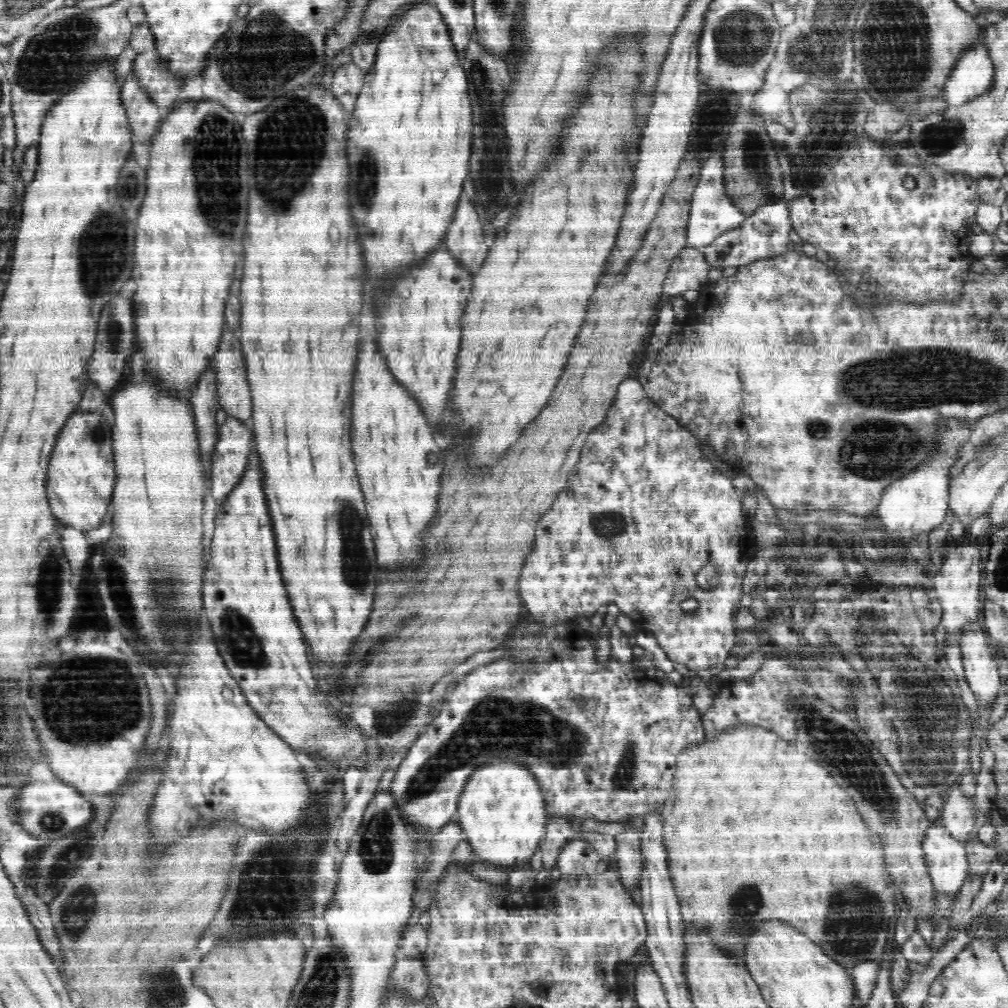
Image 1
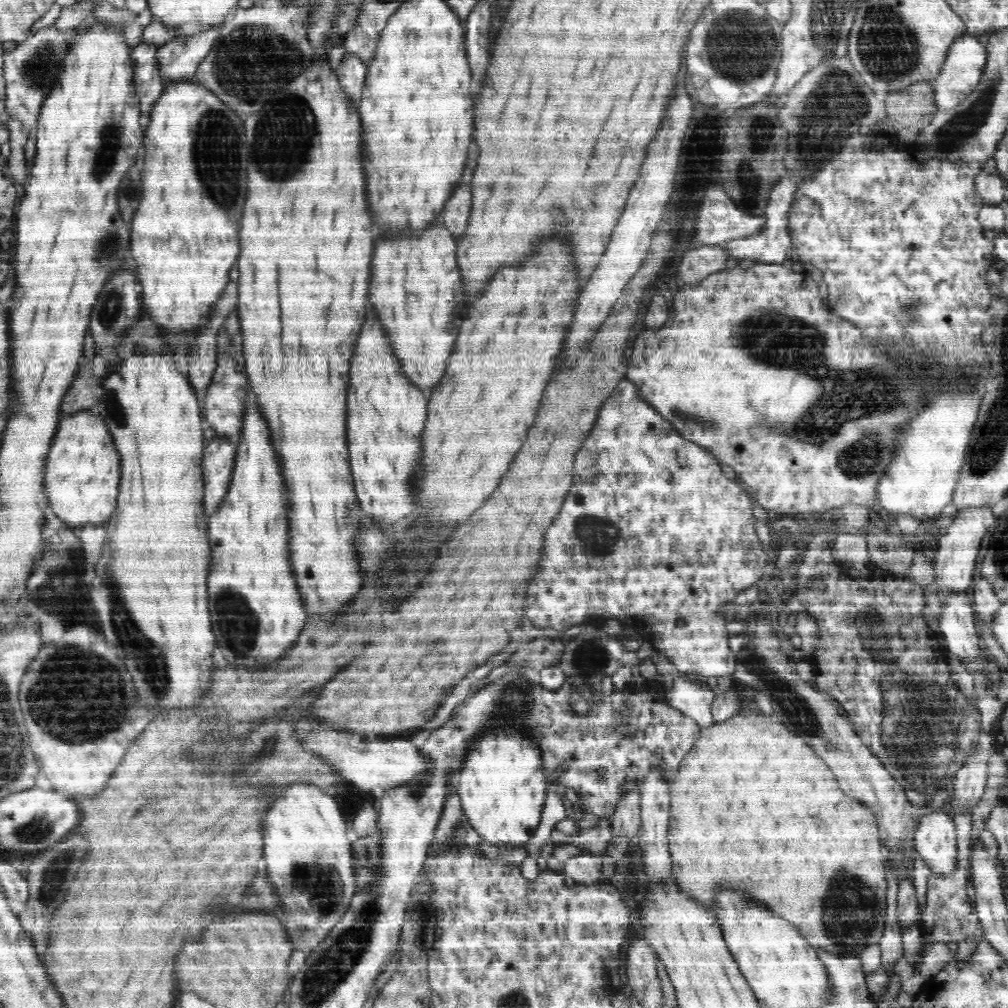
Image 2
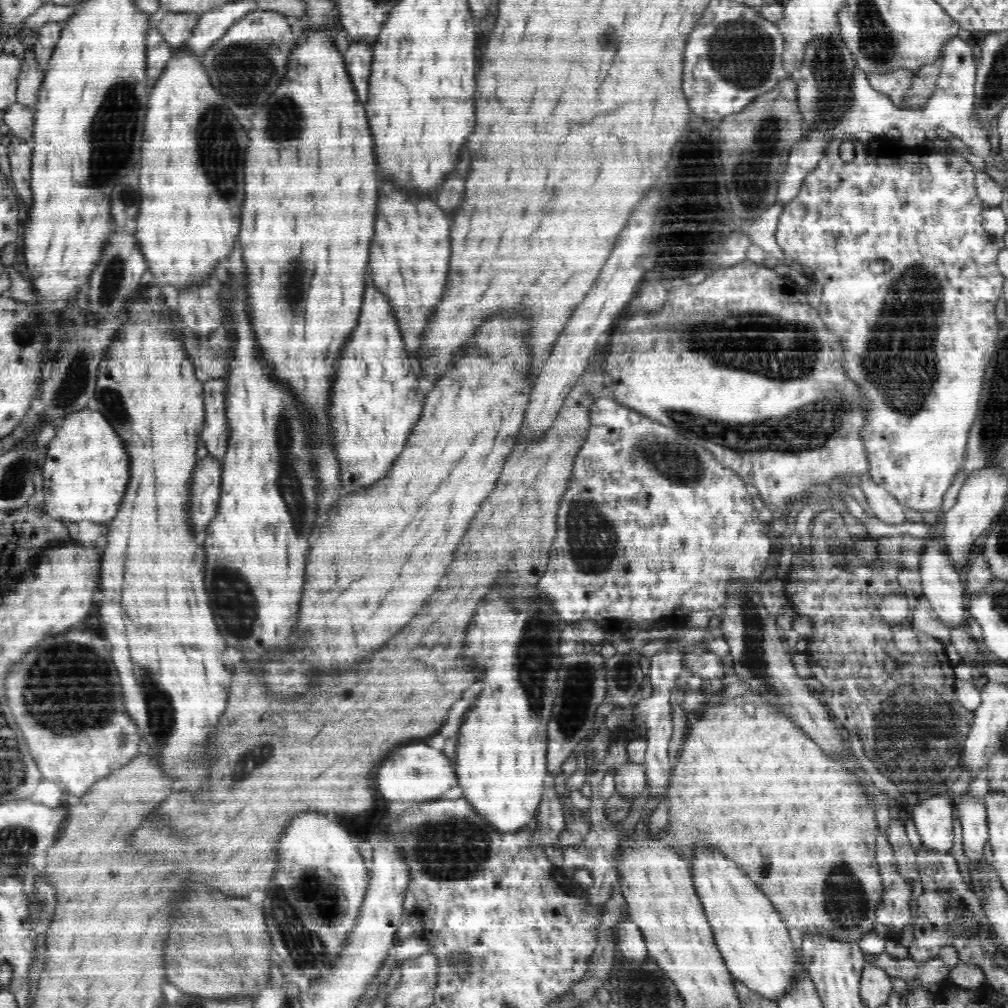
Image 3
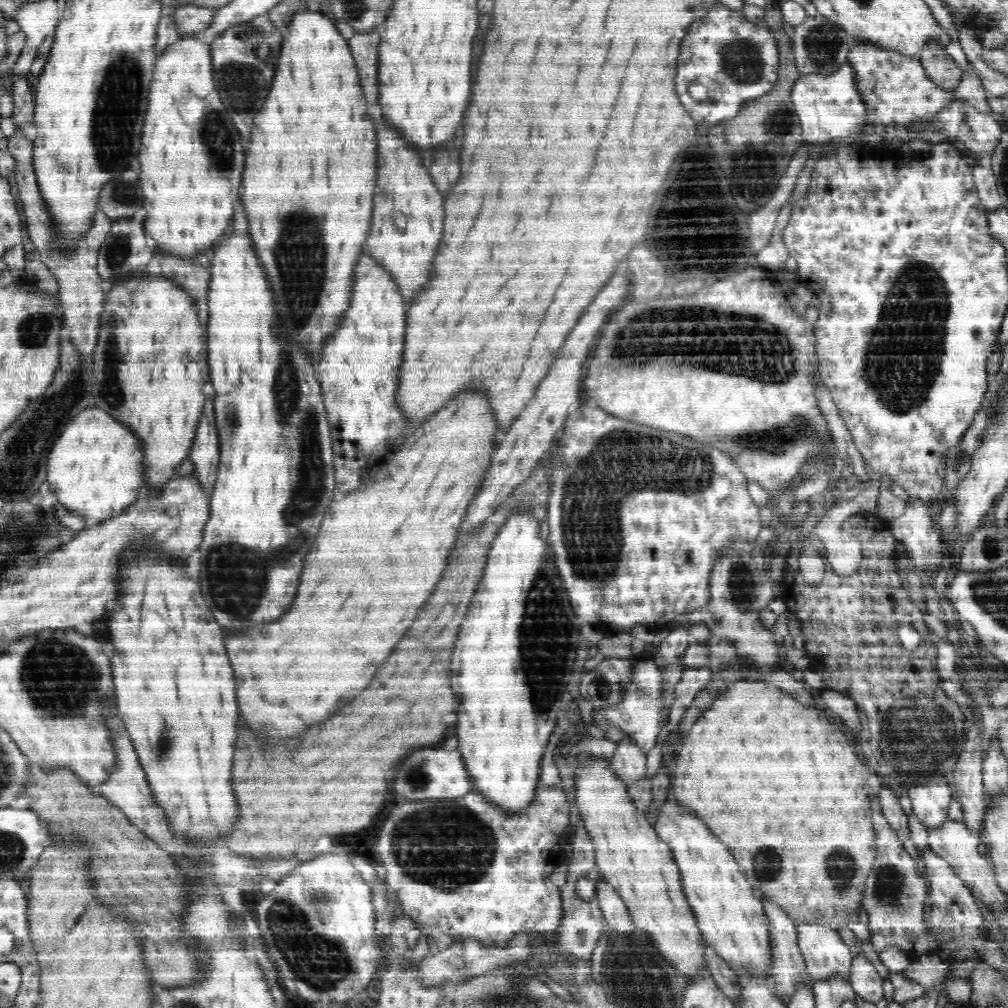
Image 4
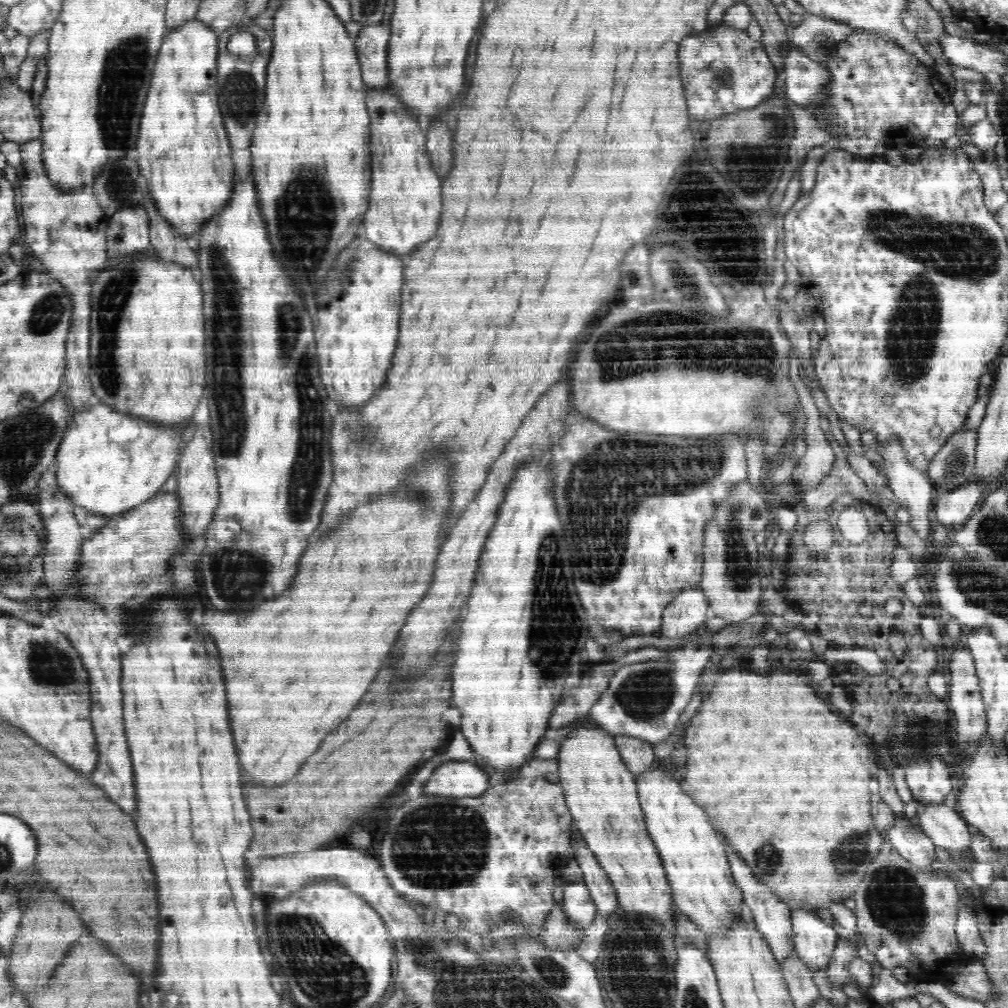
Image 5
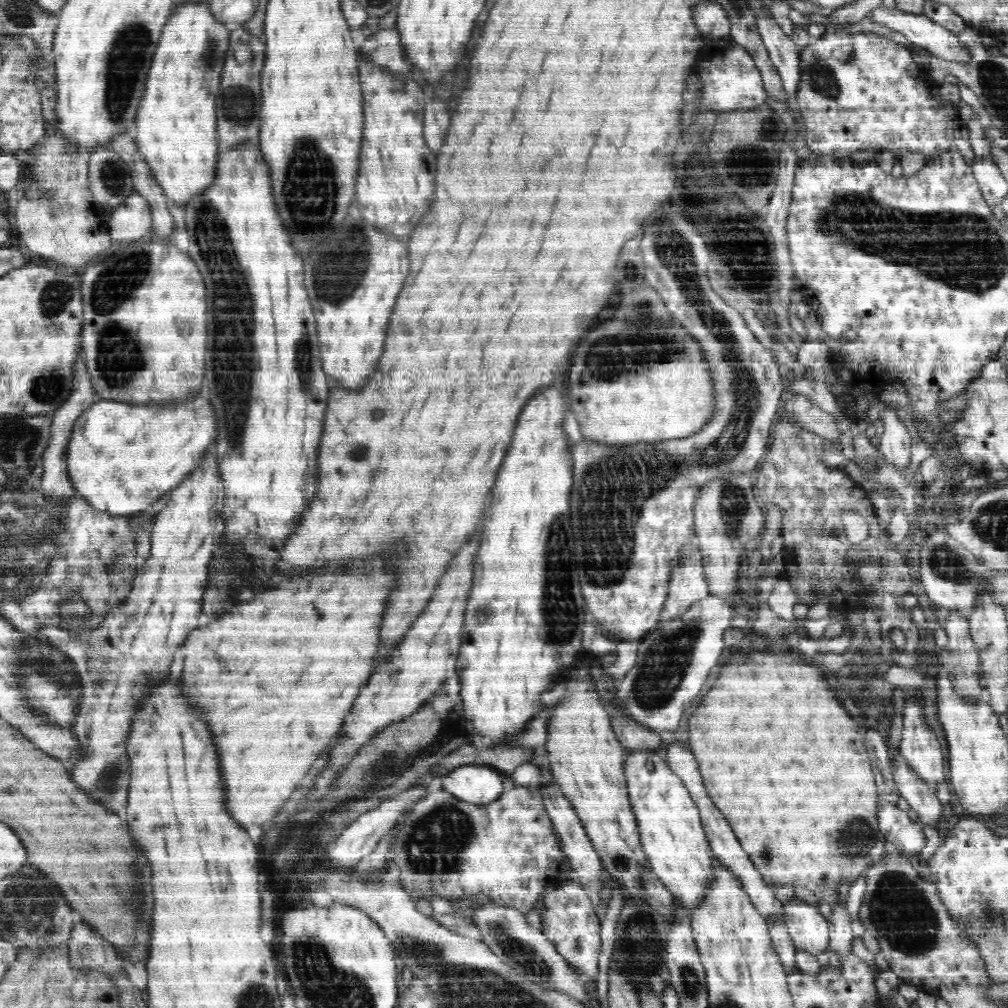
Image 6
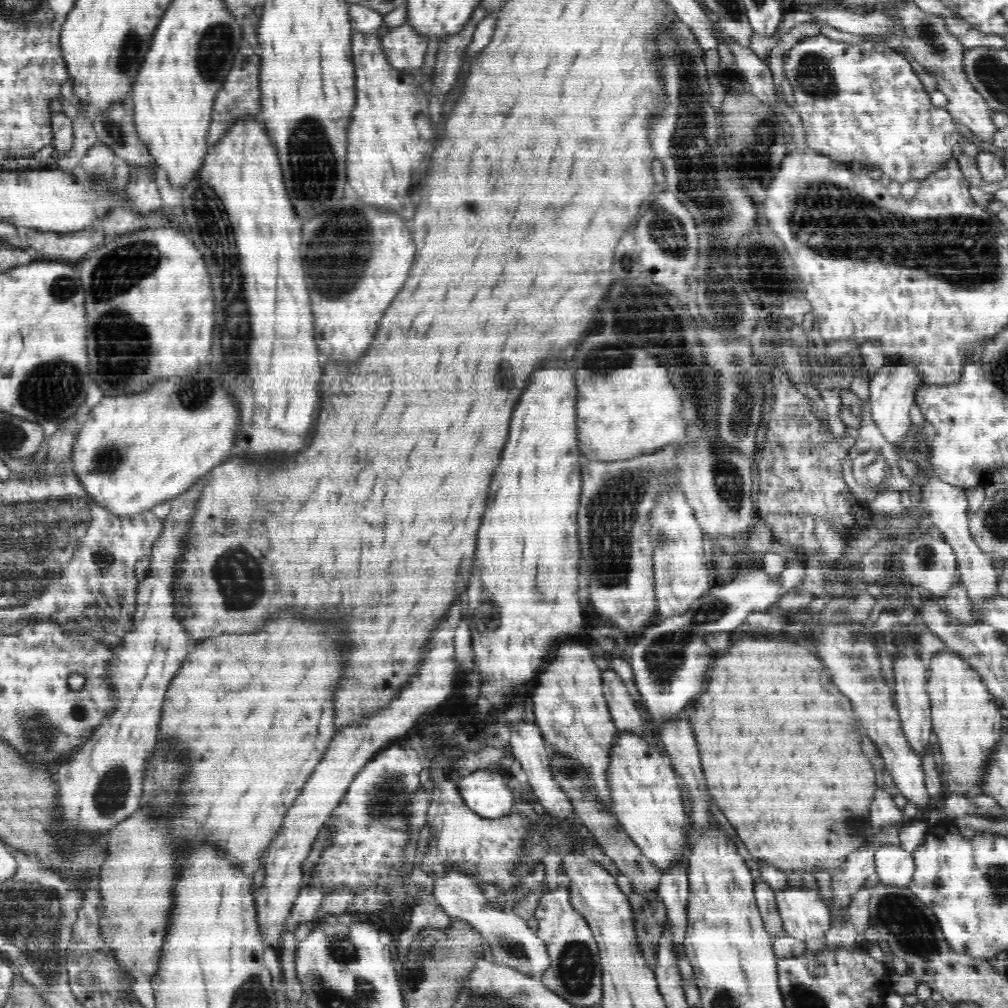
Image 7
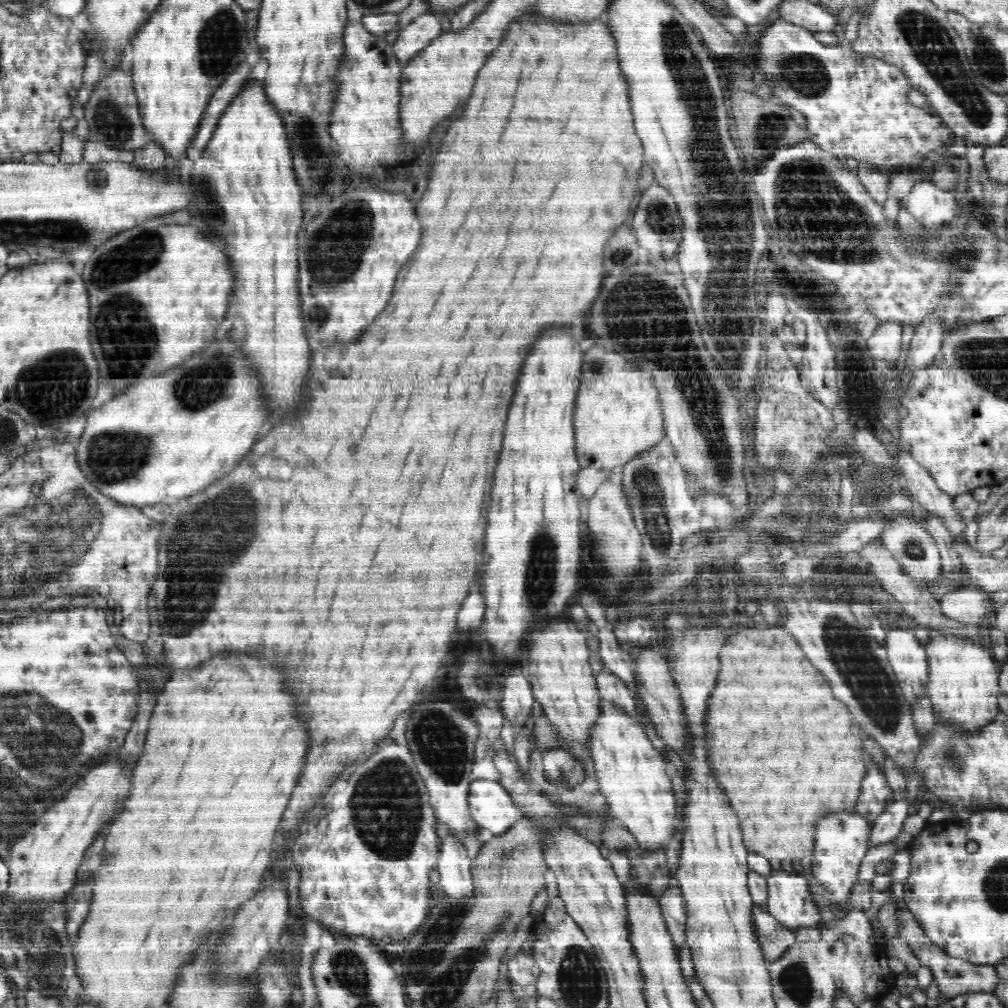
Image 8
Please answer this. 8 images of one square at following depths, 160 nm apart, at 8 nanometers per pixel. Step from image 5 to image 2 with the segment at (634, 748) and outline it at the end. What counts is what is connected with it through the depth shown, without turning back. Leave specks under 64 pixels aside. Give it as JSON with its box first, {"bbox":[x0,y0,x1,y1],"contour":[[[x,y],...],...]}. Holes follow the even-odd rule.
{"bbox":[610,784,641,837],"contour":[[[630,784],[629,790],[622,796],[617,811],[610,818],[612,834],[618,837],[632,837],[639,834],[641,828],[641,788],[639,784]]]}

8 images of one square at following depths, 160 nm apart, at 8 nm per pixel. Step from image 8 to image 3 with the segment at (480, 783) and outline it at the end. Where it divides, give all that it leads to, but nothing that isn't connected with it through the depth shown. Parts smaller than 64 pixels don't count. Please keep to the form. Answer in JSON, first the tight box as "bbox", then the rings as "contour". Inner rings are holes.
{"bbox":[376,741,459,801],"contour":[[[416,741],[398,748],[378,770],[376,786],[380,794],[388,800],[434,801],[459,785],[455,763],[442,752],[434,749],[428,742]]]}

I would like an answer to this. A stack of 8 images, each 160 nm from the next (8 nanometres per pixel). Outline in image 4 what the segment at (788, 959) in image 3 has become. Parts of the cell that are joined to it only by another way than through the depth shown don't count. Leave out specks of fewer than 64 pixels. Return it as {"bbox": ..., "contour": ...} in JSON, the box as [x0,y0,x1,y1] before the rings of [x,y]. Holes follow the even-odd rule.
{"bbox":[654,796,773,976],"contour":[[[671,796],[660,806],[654,830],[662,841],[670,846],[674,854],[674,861],[681,872],[685,897],[689,901],[690,908],[693,909],[704,942],[710,945],[730,965],[732,970],[746,971],[748,975],[769,976],[773,948],[772,932],[769,929],[770,922],[766,921],[761,896],[750,885],[738,861],[730,854],[730,850],[706,828],[706,824],[702,824],[702,820],[686,812],[686,808],[680,808]]]}

